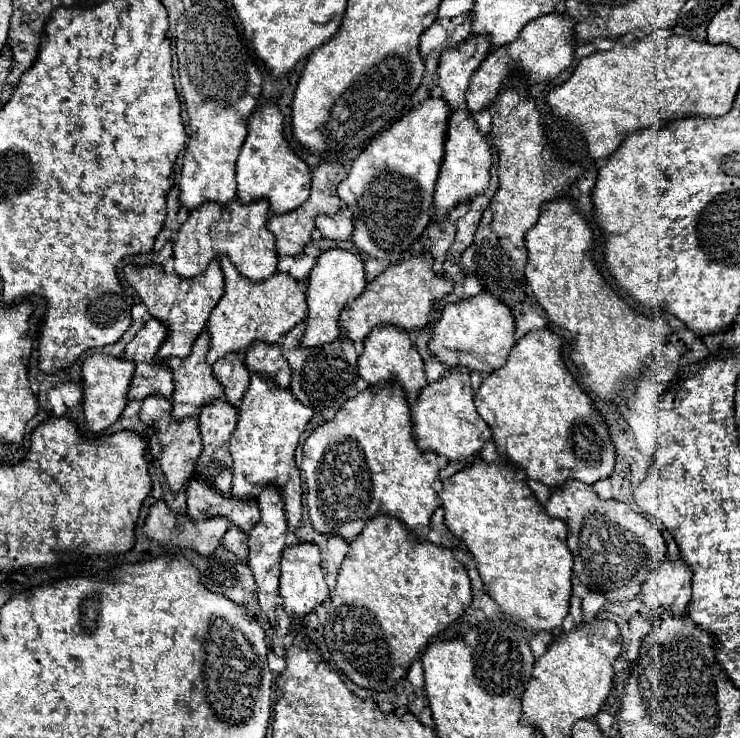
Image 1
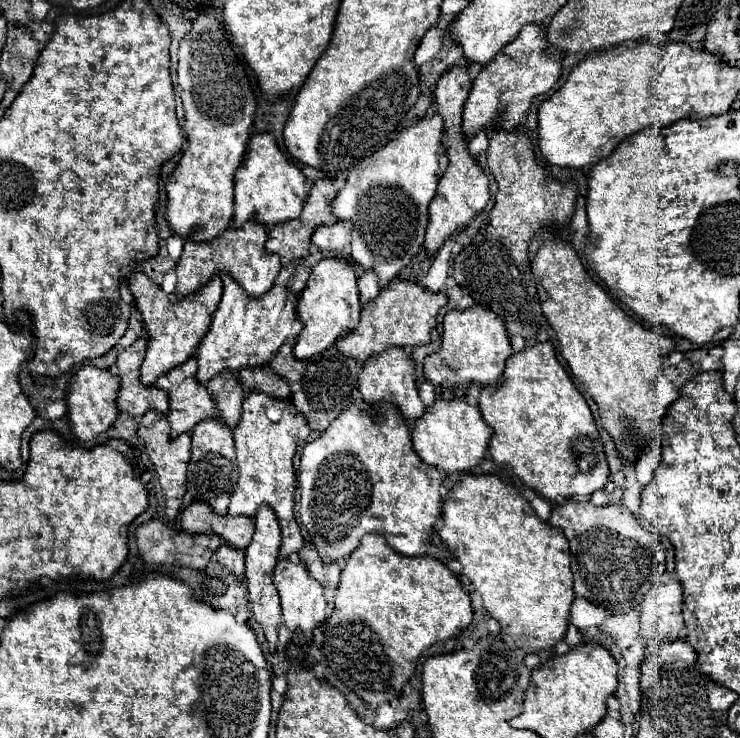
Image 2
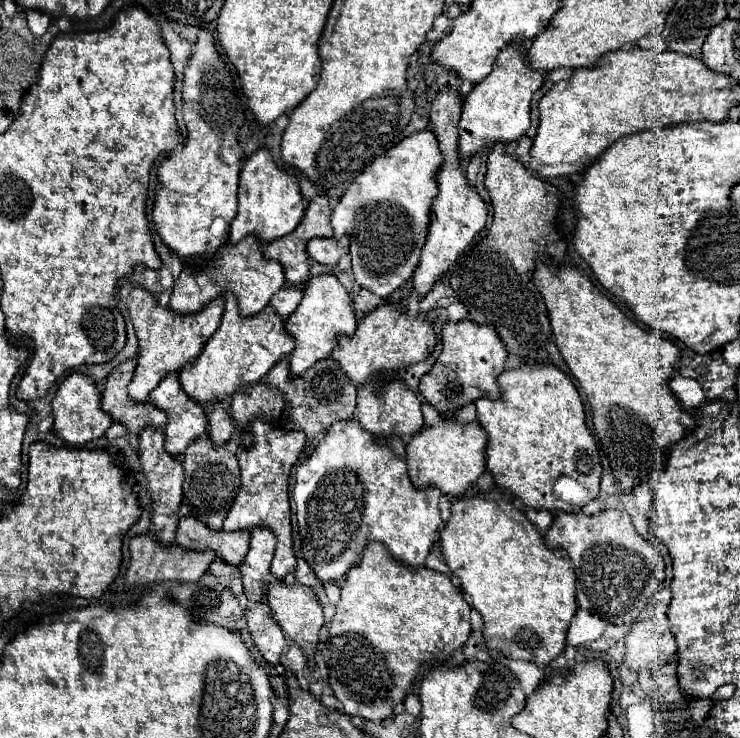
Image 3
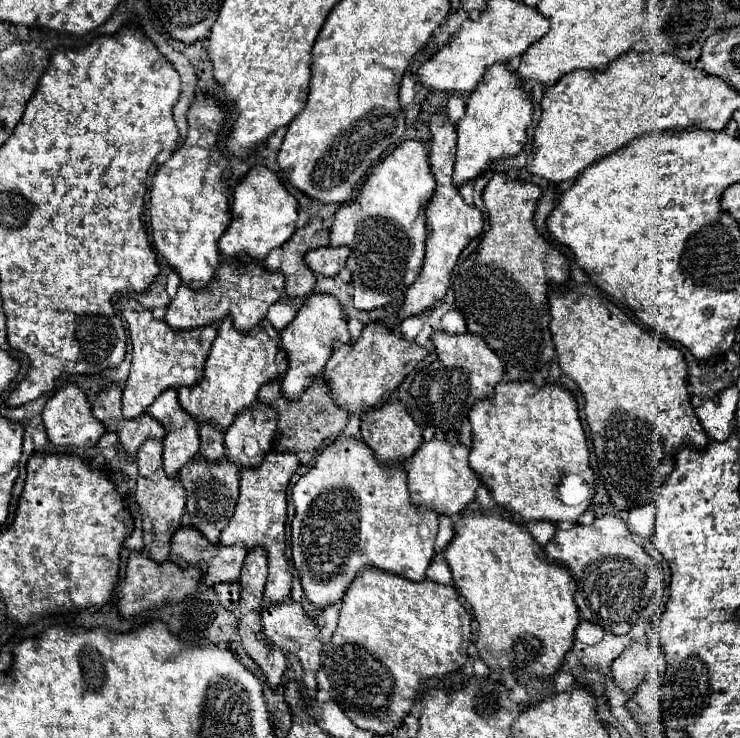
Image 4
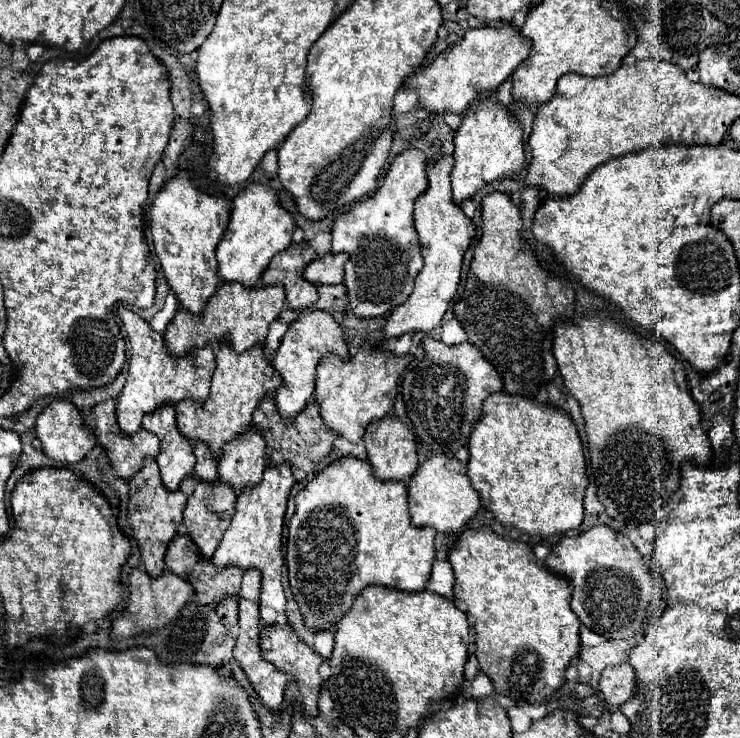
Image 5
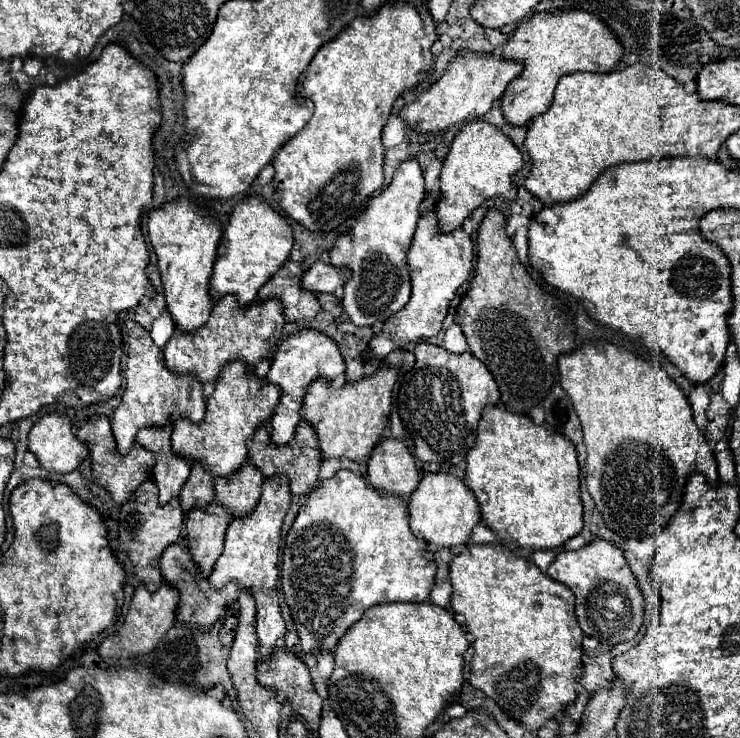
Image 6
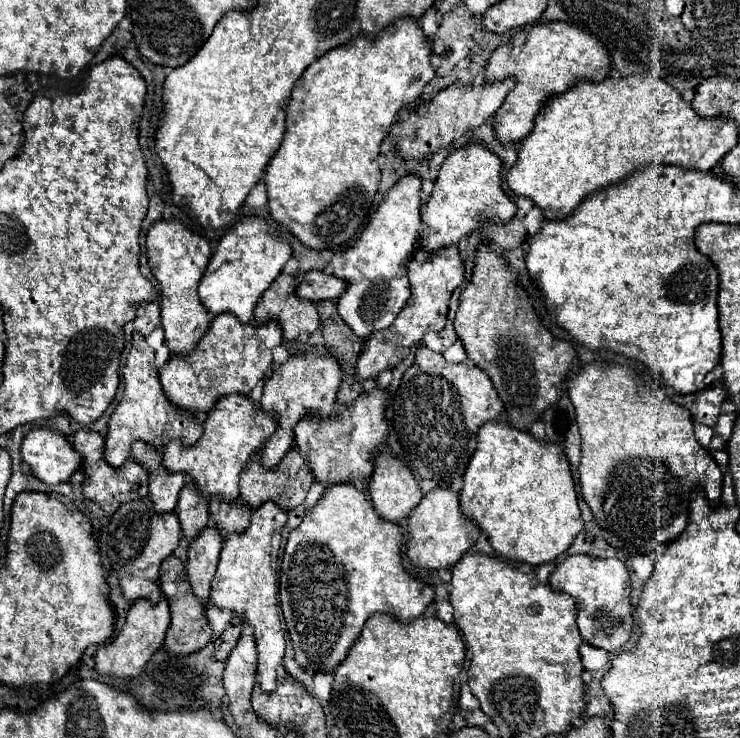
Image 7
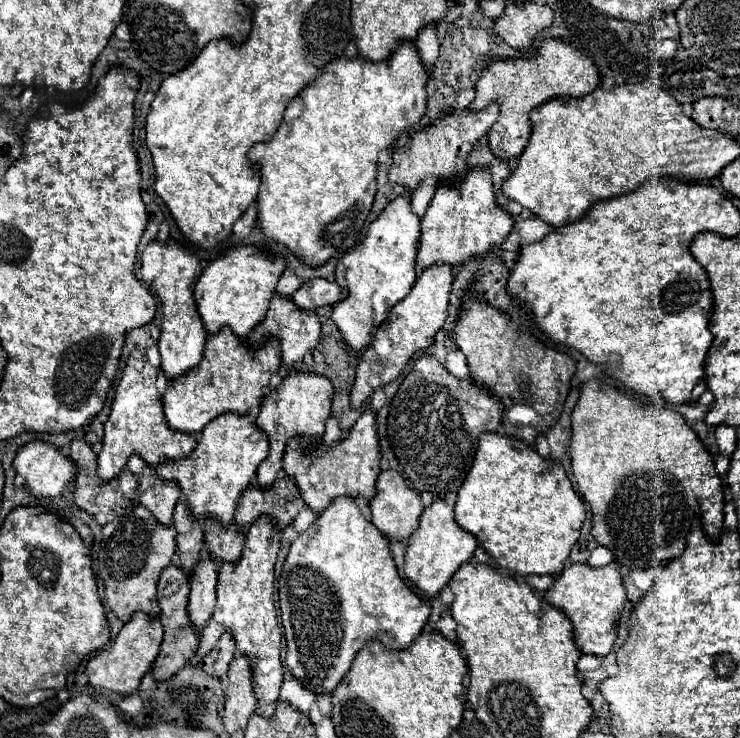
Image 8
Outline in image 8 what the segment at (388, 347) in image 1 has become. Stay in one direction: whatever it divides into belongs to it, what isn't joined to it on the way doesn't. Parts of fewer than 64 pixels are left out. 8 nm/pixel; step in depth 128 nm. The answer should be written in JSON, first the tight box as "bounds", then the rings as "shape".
{"bounds":[370,470,424,540],"shape":[[[382,470],[376,482],[376,496],[370,500],[372,524],[392,540],[406,540],[416,530],[420,512],[424,510],[420,496],[408,486],[406,478],[396,470]]]}

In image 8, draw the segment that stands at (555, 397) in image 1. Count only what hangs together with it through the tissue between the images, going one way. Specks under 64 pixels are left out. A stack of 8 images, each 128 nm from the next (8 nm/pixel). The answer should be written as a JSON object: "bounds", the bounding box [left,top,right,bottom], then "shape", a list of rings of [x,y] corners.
{"bounds":[456,432,584,576],"shape":[[[484,432],[478,442],[474,464],[458,490],[456,500],[456,522],[464,526],[478,542],[486,548],[486,552],[496,560],[498,566],[512,570],[514,574],[550,574],[556,576],[562,572],[564,562],[580,536],[580,528],[584,522],[584,502],[574,492],[564,468],[554,460],[542,458],[536,450],[532,450],[522,440],[512,436]]]}

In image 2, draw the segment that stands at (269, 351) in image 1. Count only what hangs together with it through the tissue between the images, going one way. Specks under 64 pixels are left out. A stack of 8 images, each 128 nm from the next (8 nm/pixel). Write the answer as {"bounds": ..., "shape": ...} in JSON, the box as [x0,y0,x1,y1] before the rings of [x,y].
{"bounds":[240,364,290,398],"shape":[[[268,364],[260,368],[240,368],[240,380],[244,390],[260,390],[272,398],[288,398],[290,388],[288,382],[278,376]]]}

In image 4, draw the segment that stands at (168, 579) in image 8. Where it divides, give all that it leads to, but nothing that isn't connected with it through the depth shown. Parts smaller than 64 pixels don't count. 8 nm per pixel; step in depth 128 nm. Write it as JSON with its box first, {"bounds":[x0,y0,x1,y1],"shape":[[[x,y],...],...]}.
{"bounds":[170,526,246,586],"shape":[[[184,526],[180,528],[174,536],[172,536],[172,550],[170,550],[170,558],[172,562],[180,564],[180,566],[200,566],[204,576],[202,580],[208,586],[220,584],[220,582],[236,582],[242,570],[242,562],[246,558],[244,544],[232,544],[232,546],[222,546],[222,544],[212,544],[208,540],[204,540],[204,536],[200,536],[200,532],[194,526]]]}

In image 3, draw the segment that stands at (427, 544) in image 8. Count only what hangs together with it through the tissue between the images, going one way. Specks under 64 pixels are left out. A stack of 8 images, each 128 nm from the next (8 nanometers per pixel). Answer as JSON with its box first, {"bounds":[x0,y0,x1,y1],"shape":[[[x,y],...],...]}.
{"bounds":[406,420,488,496],"shape":[[[440,420],[436,426],[424,426],[406,446],[412,484],[416,488],[438,486],[442,494],[462,496],[462,492],[486,470],[486,440],[488,434],[478,422],[460,424],[456,420]]]}

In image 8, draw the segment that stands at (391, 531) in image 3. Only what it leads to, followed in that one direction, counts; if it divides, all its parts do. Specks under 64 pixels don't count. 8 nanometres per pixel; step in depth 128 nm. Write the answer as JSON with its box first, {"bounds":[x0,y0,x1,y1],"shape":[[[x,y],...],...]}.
{"bounds":[278,496,430,692],"shape":[[[338,496],[290,546],[278,580],[280,618],[286,632],[286,666],[310,690],[332,692],[348,672],[364,642],[378,638],[392,650],[406,648],[426,626],[430,604],[418,598],[398,576],[388,538],[362,514],[354,498]]]}

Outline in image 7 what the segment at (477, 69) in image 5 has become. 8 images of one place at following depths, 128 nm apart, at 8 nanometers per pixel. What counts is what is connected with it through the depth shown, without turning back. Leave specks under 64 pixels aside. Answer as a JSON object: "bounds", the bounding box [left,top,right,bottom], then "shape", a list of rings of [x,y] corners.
{"bounds":[390,76,516,158],"shape":[[[510,76],[508,80],[500,80],[494,84],[464,84],[460,80],[452,82],[450,86],[446,86],[444,90],[440,90],[426,106],[424,112],[410,112],[408,120],[404,122],[396,122],[390,128],[390,134],[398,138],[396,150],[404,156],[404,158],[428,158],[430,154],[438,152],[440,148],[450,148],[454,140],[458,140],[462,134],[466,134],[468,130],[478,128],[480,124],[484,124],[504,102],[506,92],[510,92],[510,88],[516,84],[516,80]]]}

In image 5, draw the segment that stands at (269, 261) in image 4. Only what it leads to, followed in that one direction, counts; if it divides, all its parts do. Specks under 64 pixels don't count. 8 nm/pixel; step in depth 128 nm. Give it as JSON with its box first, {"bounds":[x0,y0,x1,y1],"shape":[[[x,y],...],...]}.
{"bounds":[262,242,318,310],"shape":[[[292,242],[284,252],[276,254],[262,274],[262,284],[282,284],[286,302],[292,310],[306,310],[318,300],[318,288],[304,280],[304,268],[316,258],[313,248],[302,242]]]}

